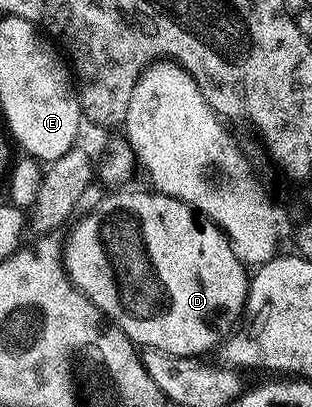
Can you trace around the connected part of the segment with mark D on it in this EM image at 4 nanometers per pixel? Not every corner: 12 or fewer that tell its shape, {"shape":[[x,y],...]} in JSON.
{"shape":[[127,189],[62,243],[136,347],[207,356],[248,267],[210,218]]}

